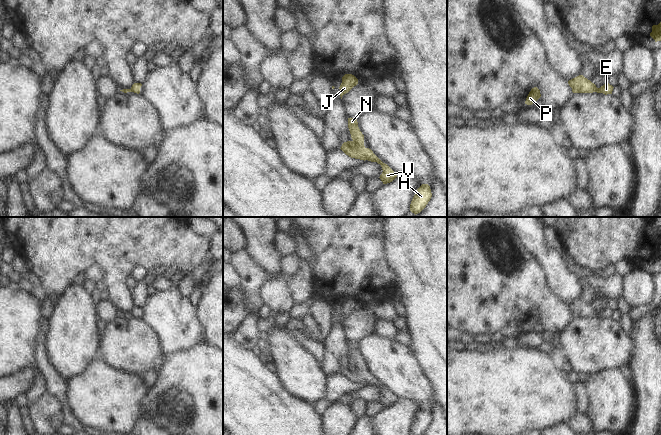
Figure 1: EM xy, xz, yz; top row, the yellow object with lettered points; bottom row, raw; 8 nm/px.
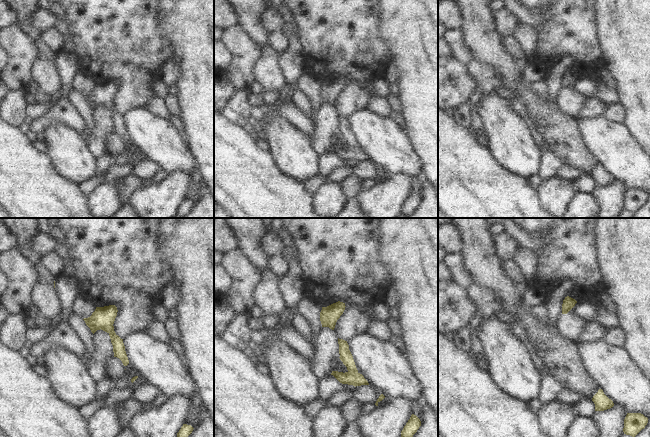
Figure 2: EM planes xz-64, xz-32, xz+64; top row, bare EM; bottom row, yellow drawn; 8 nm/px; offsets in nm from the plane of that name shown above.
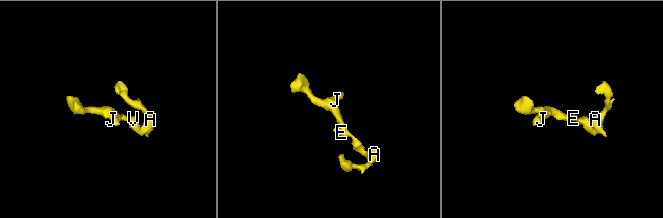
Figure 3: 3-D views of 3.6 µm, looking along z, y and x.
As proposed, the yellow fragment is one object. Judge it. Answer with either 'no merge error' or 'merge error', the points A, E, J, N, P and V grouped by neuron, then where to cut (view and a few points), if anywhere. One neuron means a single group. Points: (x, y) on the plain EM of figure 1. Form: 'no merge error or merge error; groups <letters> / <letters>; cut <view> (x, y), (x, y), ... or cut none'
no merge error; groups A E J N P V; cut none

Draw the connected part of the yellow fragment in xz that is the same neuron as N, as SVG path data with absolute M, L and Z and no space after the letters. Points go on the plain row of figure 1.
M348 342L348 352L352 364L344 366L340 373L351 382L377 386L383 394L379 401L383 408L392 406L397 398L387 388L383 387L371 373L364 370L364 359L358 351L356 342Z

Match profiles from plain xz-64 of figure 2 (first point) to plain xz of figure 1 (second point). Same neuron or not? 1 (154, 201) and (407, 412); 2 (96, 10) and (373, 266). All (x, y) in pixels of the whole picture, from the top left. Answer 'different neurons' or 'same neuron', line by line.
1: same neuron
2: same neuron

